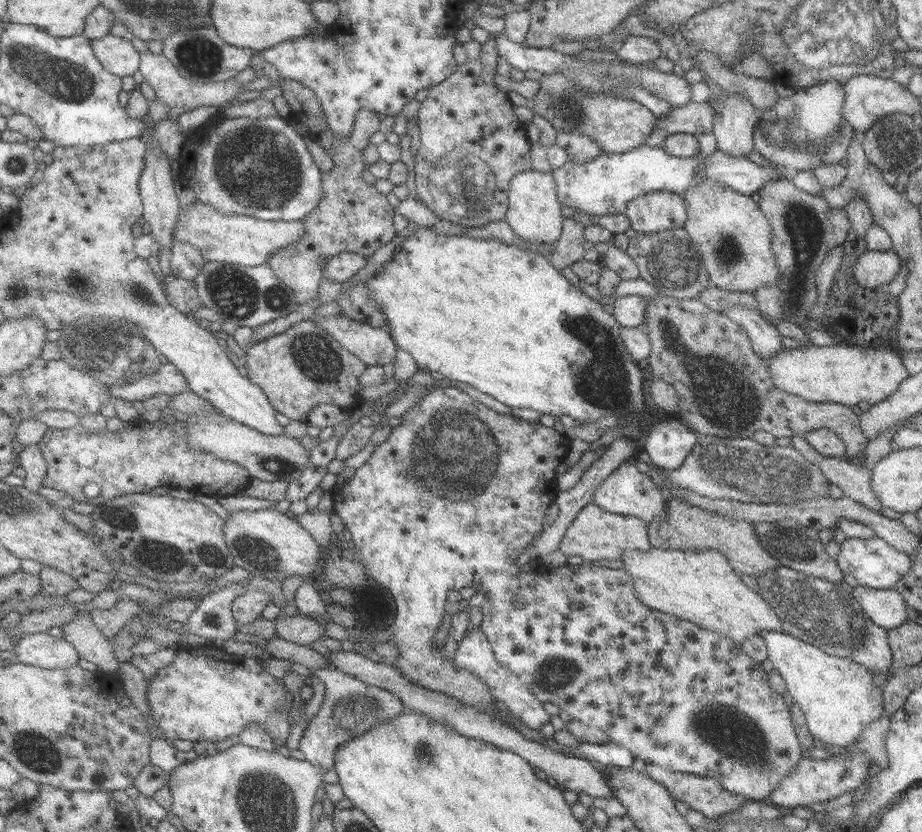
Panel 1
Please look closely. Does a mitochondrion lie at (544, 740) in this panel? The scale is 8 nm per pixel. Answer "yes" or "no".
no

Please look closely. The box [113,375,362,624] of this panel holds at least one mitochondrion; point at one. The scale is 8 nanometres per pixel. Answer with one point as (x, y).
(161, 552)

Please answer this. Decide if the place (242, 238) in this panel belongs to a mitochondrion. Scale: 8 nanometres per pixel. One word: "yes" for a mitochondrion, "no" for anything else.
no

